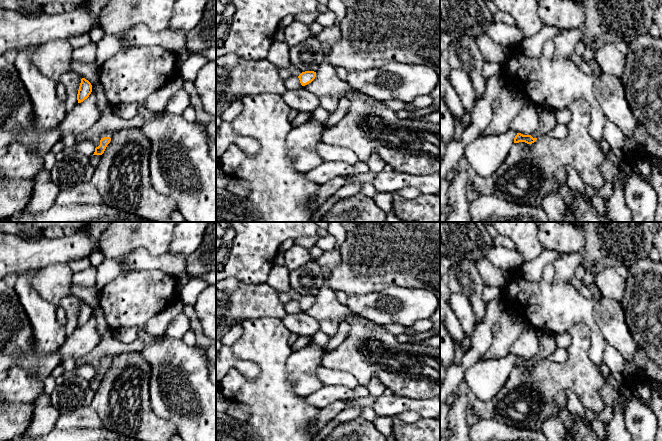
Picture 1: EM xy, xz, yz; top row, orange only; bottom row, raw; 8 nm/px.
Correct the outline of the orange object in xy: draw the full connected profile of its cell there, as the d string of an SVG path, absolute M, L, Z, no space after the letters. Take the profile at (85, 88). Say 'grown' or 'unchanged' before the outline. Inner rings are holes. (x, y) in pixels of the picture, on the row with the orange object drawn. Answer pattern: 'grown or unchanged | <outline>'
unchanged | M82 78L80 86L79 86L78 94L77 94L78 103L81 103L85 99L87 99L89 95L91 94L91 92L92 92L91 83L85 78Z

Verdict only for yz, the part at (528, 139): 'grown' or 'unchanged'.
grown

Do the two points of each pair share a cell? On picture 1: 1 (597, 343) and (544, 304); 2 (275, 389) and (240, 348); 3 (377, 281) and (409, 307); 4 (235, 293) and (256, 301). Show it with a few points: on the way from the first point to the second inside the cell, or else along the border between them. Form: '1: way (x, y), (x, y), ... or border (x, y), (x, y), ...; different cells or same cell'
1: way (594, 327), (575, 308), (560, 307); same cell
2: way (273, 376), (273, 371), (253, 351); same cell
3: border (385, 287), (379, 291), (367, 292), (363, 295); different cells
4: way (240, 298), (243, 301), (251, 301); same cell

